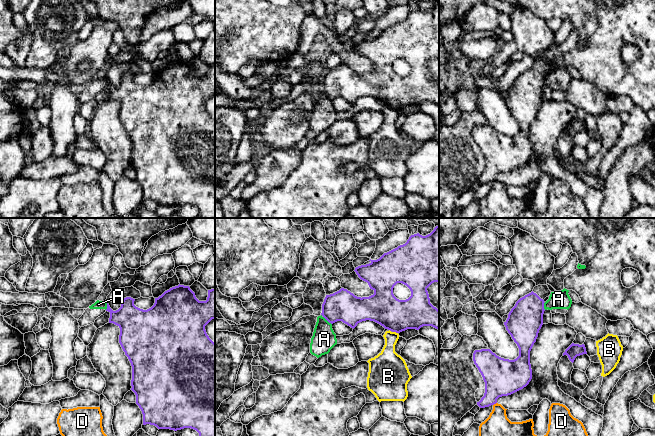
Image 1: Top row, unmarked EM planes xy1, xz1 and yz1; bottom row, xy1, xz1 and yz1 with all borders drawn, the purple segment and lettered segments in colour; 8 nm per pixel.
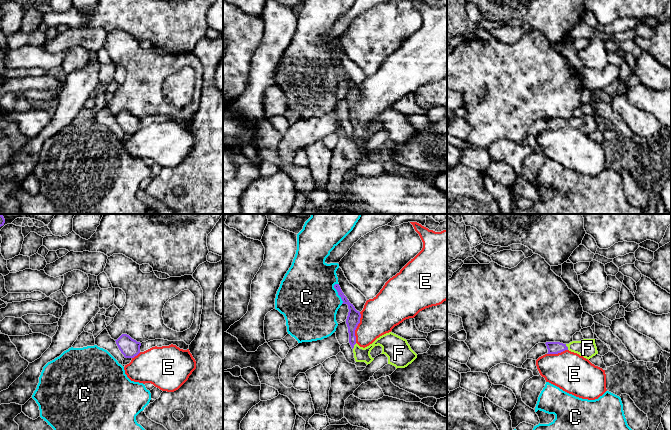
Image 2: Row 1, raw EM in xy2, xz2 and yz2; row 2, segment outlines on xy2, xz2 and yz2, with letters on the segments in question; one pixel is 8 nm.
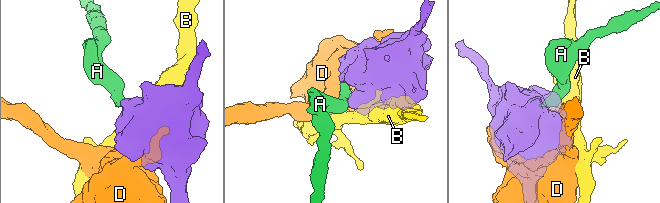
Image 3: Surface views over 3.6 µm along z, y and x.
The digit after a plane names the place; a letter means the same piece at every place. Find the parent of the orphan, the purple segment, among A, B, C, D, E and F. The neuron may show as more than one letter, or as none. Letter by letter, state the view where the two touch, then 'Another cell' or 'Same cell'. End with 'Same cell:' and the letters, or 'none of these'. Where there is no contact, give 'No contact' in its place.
A: Touches purple in xz1. Another cell
B: Touches purple in xz1. Another cell
C: Touches purple in xz2. Another cell
D: Touches purple in yz1. Another cell
E: Touches purple in xz2. Another cell
F: Touches purple in xz2. Same cell
Same cell: F

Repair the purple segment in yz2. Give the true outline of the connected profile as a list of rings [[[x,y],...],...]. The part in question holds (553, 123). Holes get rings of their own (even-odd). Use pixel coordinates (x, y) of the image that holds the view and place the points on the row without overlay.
[[[583,115],[581,117],[572,117],[569,120],[560,118],[546,118],[547,130],[558,130],[565,126],[577,129],[586,135],[590,135],[598,130],[595,115]]]

